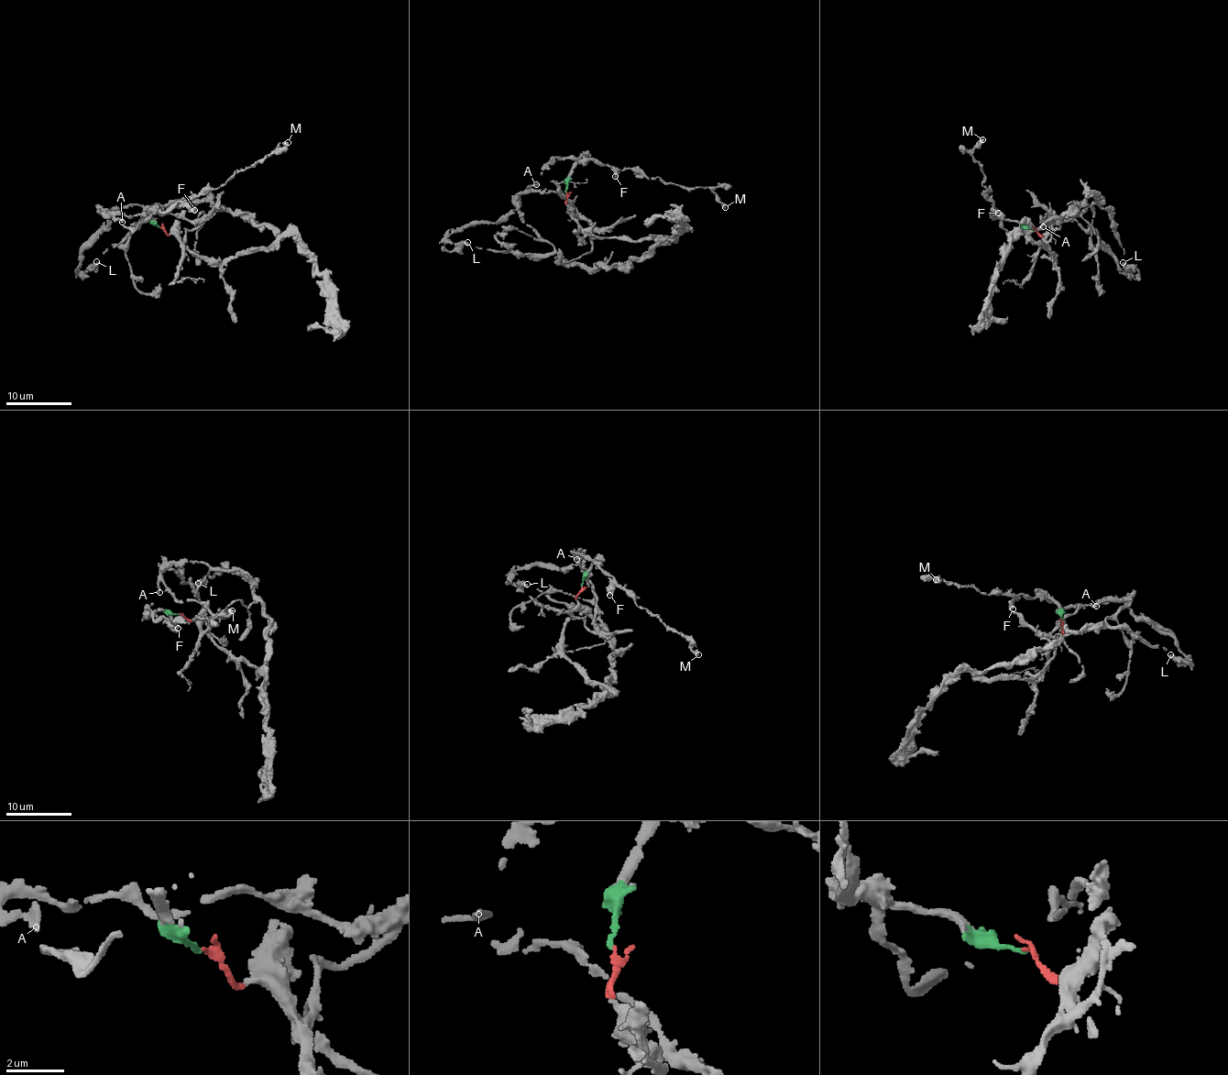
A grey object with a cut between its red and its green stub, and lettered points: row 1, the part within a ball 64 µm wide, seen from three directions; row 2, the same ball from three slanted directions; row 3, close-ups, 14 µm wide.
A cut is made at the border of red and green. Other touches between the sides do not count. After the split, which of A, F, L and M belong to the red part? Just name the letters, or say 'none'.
A, L

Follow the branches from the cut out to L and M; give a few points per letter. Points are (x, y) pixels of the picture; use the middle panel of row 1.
L: (567, 192), (584, 229), (649, 237), (648, 257), (569, 265), (516, 208), (472, 223), (444, 247), (467, 243)
M: (565, 192), (565, 180), (573, 168), (597, 159), (619, 170), (635, 169), (670, 184), (708, 187), (725, 207)

